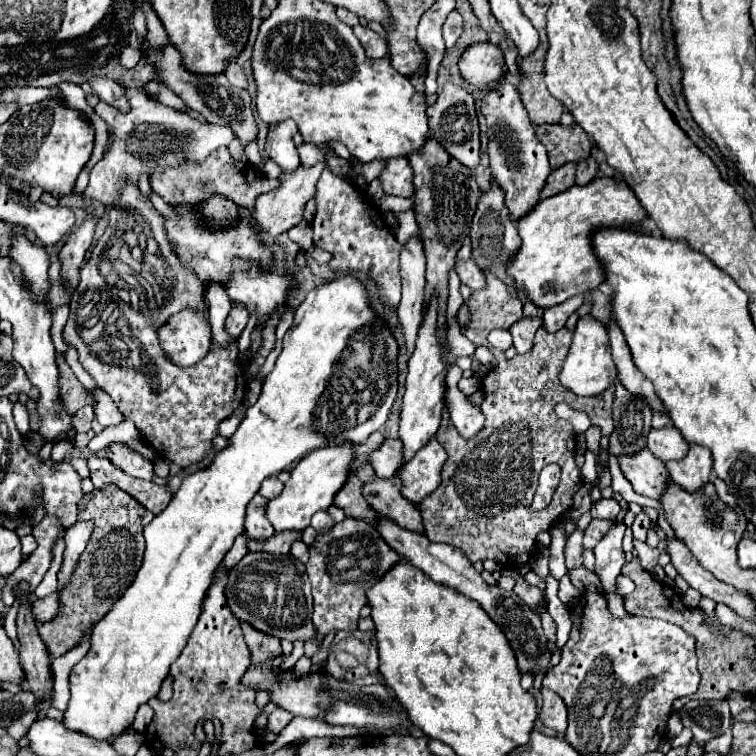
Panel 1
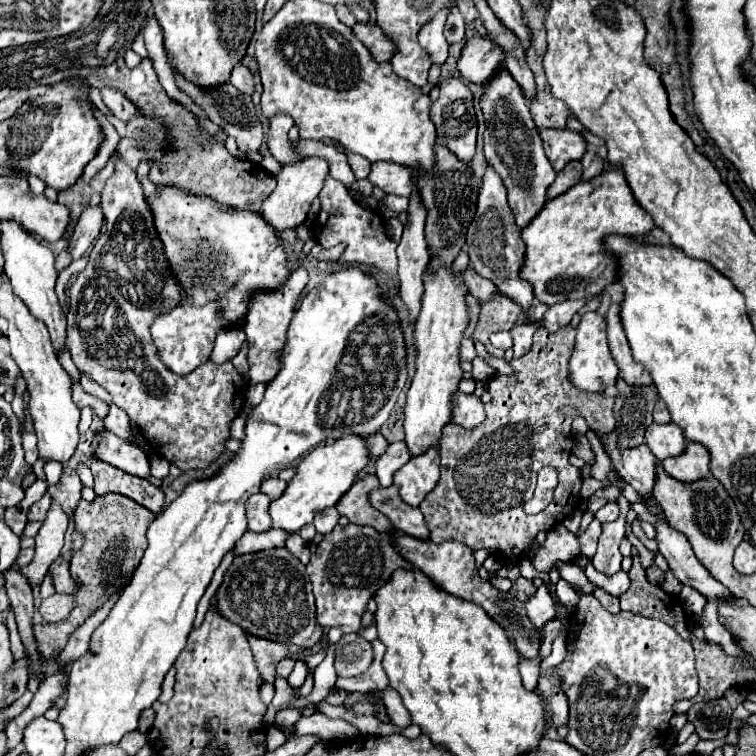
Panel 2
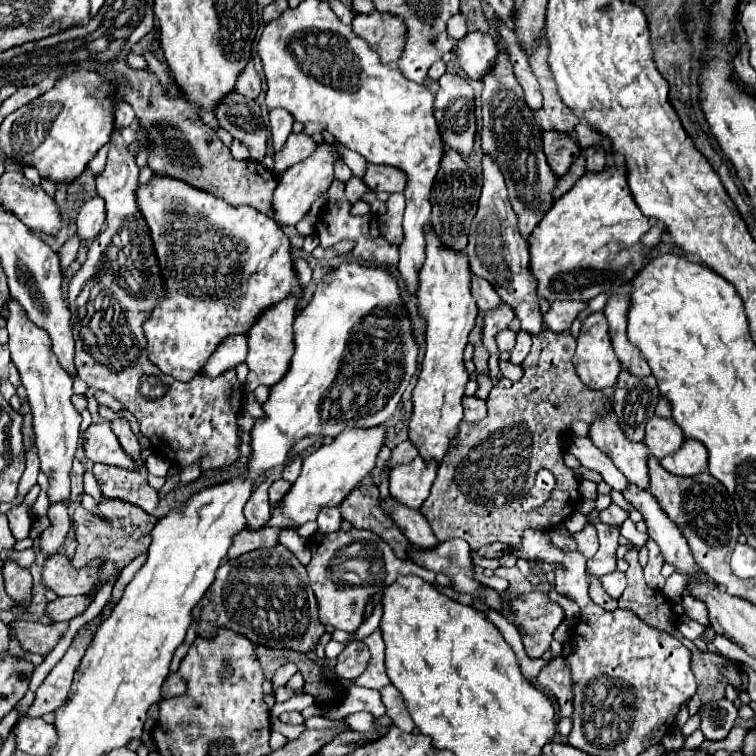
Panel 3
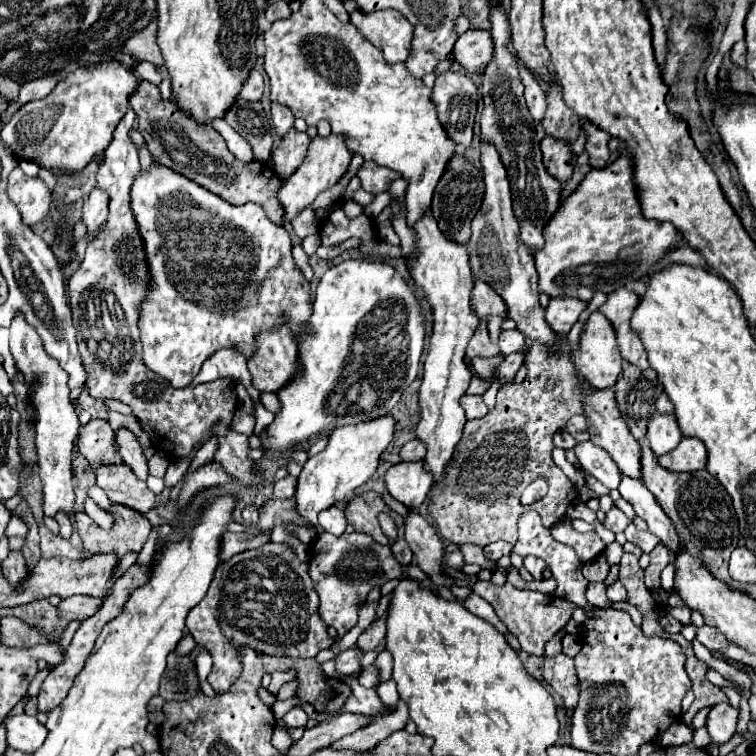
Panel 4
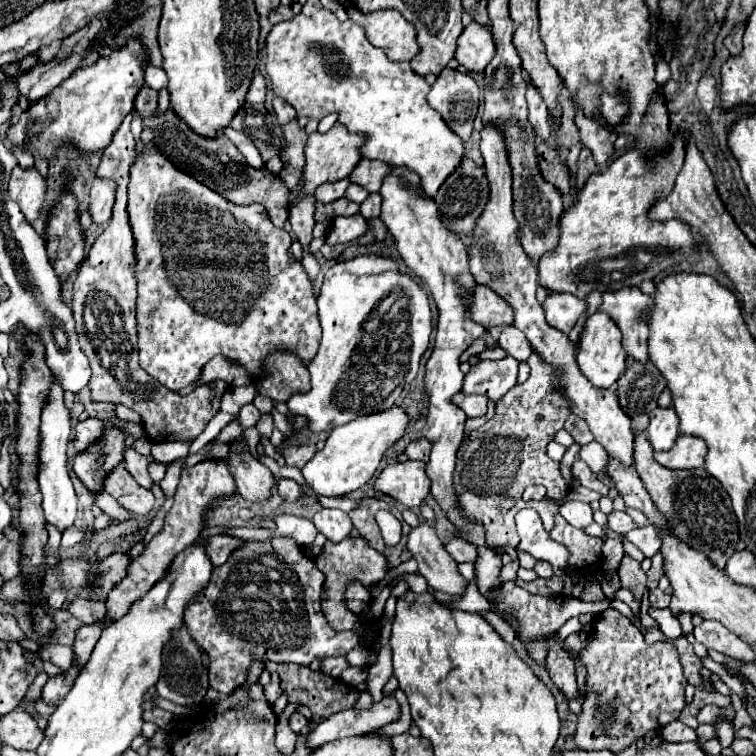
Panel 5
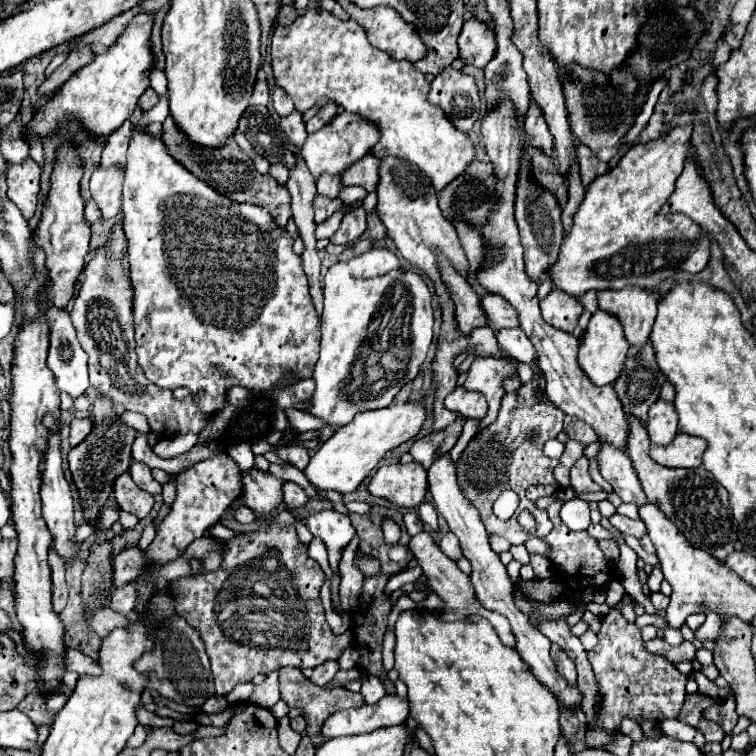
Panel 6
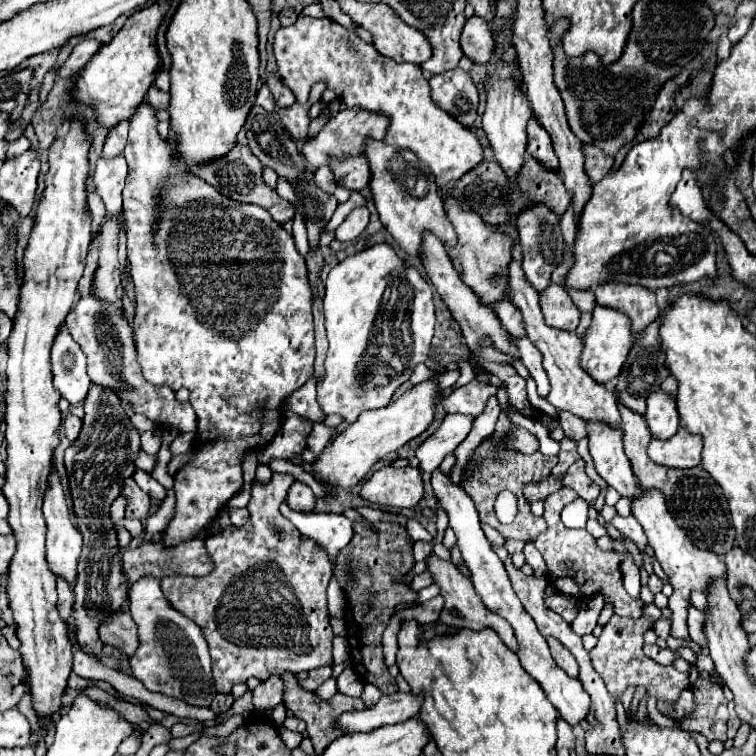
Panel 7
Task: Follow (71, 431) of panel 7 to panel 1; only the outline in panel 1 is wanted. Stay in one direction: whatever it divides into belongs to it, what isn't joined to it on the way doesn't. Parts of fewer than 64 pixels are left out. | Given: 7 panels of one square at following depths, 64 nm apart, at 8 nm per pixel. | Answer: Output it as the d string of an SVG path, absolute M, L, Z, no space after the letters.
M112 444L110 446L112 454L110 454L110 460L120 468L124 470L126 474L134 476L134 478L140 478L140 480L152 480L154 478L154 464L146 458L142 458L140 454L132 452L128 446L124 444Z

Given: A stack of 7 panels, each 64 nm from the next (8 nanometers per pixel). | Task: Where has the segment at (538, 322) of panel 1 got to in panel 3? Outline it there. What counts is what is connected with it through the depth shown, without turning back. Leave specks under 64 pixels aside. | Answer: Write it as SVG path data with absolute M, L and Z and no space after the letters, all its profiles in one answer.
M520 330L520 332L516 334L516 346L514 346L512 354L510 354L510 362L512 362L512 364L520 364L520 362L526 358L526 354L530 352L530 346L532 346L532 340L530 340L530 338L532 338L530 332L526 334L524 330Z

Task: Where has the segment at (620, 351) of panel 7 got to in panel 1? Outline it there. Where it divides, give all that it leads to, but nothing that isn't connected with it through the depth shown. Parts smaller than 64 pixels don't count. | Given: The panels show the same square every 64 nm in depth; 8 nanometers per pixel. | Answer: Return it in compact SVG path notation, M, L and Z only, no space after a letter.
M582 316L576 324L568 356L560 370L560 382L576 396L600 396L614 382L614 378L616 378L616 366L610 356L606 326L594 320L592 316Z

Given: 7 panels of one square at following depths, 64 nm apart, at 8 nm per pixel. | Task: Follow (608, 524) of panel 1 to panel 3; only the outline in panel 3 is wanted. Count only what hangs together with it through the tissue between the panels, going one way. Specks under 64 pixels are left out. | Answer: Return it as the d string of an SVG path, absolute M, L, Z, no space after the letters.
M584 528L582 532L576 532L574 534L576 538L576 544L578 544L578 550L586 556L586 558L592 558L598 550L598 532L596 528Z

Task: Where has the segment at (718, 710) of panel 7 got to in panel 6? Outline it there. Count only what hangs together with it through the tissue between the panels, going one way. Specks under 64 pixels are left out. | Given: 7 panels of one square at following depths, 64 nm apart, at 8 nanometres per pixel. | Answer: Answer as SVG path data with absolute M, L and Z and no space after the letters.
M702 720L698 724L698 732L702 732L702 736L708 742L720 742L724 738L724 730L718 724L712 724L712 722L706 722L706 720Z

